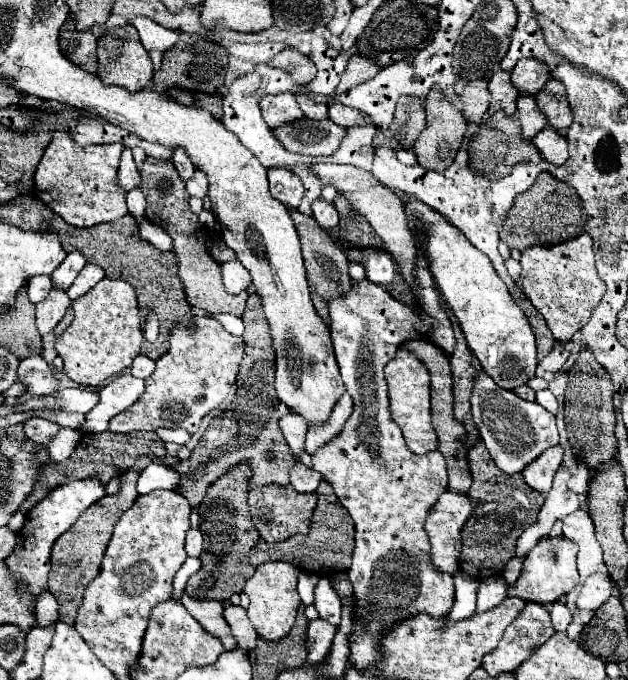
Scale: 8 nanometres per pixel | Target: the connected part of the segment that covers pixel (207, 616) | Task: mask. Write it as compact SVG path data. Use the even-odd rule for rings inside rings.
M186 591L182 593L180 603L186 607L186 611L214 637L218 637L222 641L222 645L232 651L238 647L234 635L230 633L230 627L226 623L226 619L222 617L224 605L220 601L210 601L210 599L196 599L192 595L188 595Z

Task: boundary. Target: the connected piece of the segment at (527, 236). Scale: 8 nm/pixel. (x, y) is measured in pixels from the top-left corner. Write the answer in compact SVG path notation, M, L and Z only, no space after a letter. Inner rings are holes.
M542 173L528 191L518 195L514 207L510 207L510 211L506 213L500 239L508 243L510 249L524 251L528 247L534 247L534 243L552 245L562 243L566 239L574 239L580 235L580 231L584 231L584 225L586 225L586 211L574 187L552 177L550 173Z

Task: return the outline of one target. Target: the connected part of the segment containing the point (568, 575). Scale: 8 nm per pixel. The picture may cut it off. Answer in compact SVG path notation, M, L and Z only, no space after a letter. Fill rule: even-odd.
M564 537L538 541L524 561L520 579L514 585L510 585L510 595L516 595L520 599L534 601L540 605L556 603L562 595L568 595L580 583L578 569L576 569L576 553L578 553L578 547Z

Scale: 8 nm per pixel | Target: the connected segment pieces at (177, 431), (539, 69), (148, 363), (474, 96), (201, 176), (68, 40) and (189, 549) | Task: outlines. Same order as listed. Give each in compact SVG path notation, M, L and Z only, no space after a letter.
M160 428L156 433L162 441L170 441L170 443L178 443L178 445L186 445L192 439L192 435L186 433L182 428Z
M520 59L512 69L512 83L520 93L536 95L550 79L550 69L538 59Z
M138 355L136 359L134 359L134 363L132 363L132 367L130 367L130 373L134 375L134 377L138 377L138 379L146 379L146 377L150 377L152 373L154 373L154 361L150 359L150 357L146 357L146 355Z
M484 79L478 81L466 81L466 85L460 89L460 99L464 103L464 115L472 123L480 123L488 111L490 103L490 93L488 93L488 83Z
M196 169L194 175L186 181L186 191L188 191L192 197L204 199L204 197L208 195L208 179L206 179L206 173Z
M68 19L60 31L62 53L88 73L96 73L96 37L88 31L78 31L76 21Z
M194 527L188 529L188 533L186 533L186 553L190 557L200 557L200 553L202 553L202 533L200 533L200 529L194 529Z

